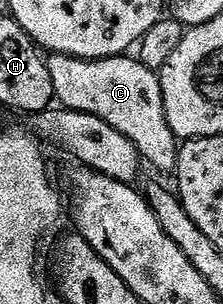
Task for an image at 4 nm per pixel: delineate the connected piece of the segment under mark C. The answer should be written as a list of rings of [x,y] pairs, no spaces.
[[[49,54],[47,65],[54,99],[64,109],[97,116],[135,144],[148,165],[150,162],[157,170],[176,171],[179,139],[167,124],[158,71],[144,66],[136,56],[87,59]]]

